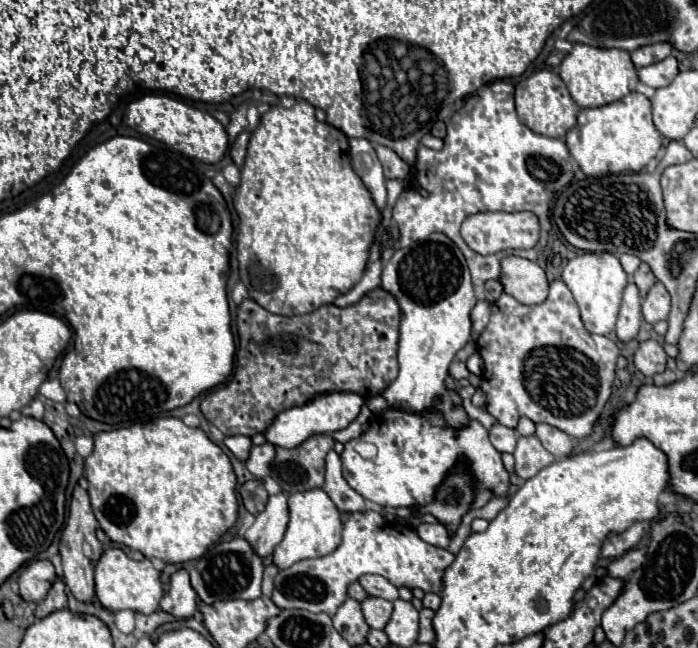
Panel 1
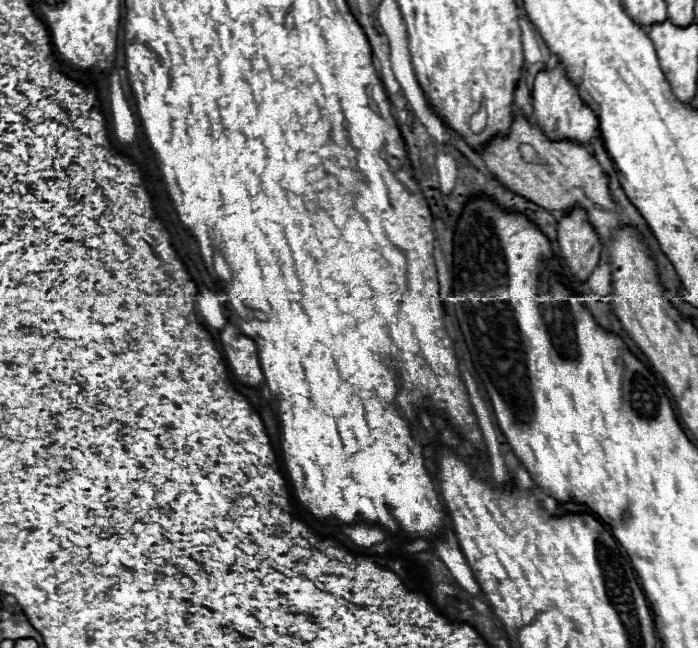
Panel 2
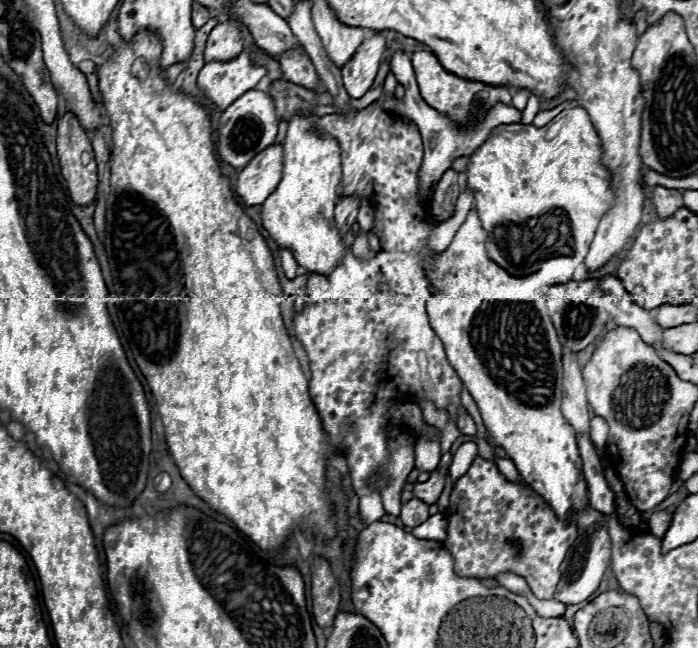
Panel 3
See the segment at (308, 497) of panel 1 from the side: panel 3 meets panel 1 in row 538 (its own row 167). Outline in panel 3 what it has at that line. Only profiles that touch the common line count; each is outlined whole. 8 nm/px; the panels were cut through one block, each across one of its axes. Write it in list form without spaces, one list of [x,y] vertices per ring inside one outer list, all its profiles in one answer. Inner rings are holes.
[[[294,116],[288,124],[288,134],[284,140],[284,170],[282,180],[276,186],[276,190],[266,198],[262,204],[262,226],[268,230],[270,238],[278,244],[278,248],[288,248],[296,262],[302,268],[308,268],[308,272],[318,274],[330,274],[332,268],[342,262],[346,254],[346,246],[342,244],[342,236],[338,234],[338,228],[334,224],[334,206],[340,198],[340,146],[334,138],[316,132],[312,128],[312,122],[316,116]]]

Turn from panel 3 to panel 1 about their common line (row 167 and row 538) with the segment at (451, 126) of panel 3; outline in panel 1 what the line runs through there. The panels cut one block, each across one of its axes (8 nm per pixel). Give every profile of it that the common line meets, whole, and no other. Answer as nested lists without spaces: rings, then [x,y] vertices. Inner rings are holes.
[[[440,522],[420,524],[418,526],[418,536],[428,544],[436,544],[438,548],[448,548],[448,542],[450,542],[450,534]]]

